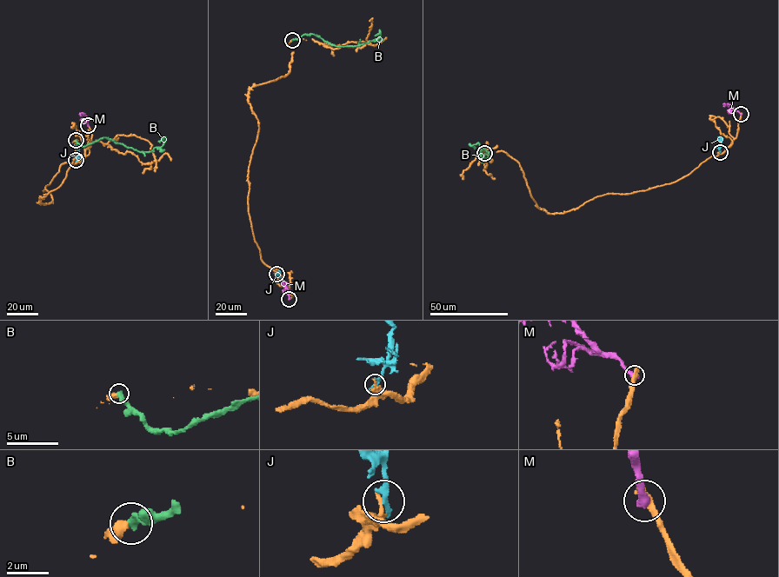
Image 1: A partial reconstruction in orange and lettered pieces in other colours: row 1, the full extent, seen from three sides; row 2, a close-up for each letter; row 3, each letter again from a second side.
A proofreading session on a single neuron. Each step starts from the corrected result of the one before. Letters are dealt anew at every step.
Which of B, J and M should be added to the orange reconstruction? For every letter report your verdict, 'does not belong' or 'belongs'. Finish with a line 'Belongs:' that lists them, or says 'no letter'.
B: does not belong
J: does not belong
M: does not belong
Belongs: no letter

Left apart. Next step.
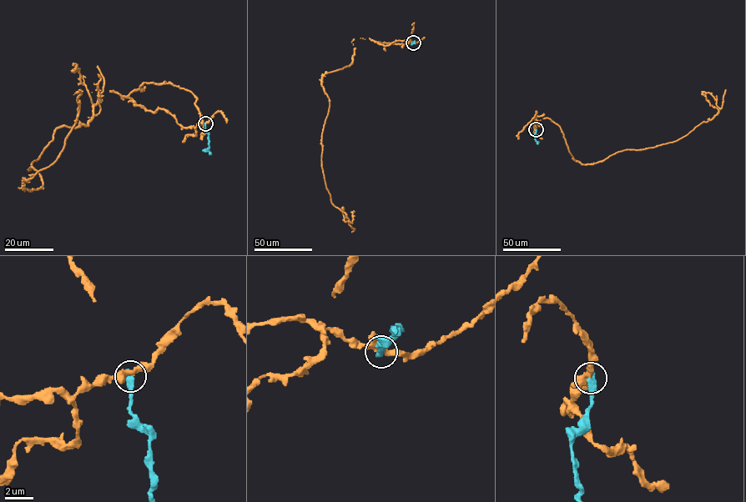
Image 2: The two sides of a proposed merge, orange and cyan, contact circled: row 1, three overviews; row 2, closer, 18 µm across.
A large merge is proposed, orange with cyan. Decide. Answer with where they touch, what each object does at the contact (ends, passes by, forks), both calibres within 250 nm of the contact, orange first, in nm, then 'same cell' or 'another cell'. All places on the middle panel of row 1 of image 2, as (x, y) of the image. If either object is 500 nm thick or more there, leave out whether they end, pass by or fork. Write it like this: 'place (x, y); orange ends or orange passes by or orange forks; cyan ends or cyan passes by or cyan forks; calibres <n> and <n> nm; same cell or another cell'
place (413, 42); orange forks; cyan ends; calibres 340 and 480 nm; another cell

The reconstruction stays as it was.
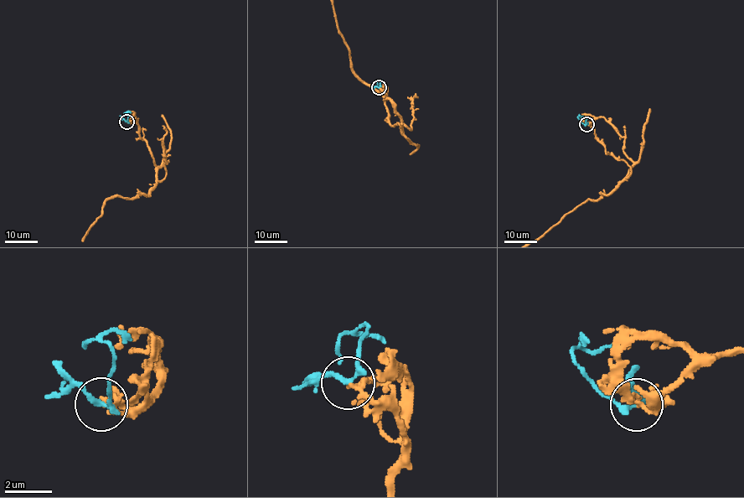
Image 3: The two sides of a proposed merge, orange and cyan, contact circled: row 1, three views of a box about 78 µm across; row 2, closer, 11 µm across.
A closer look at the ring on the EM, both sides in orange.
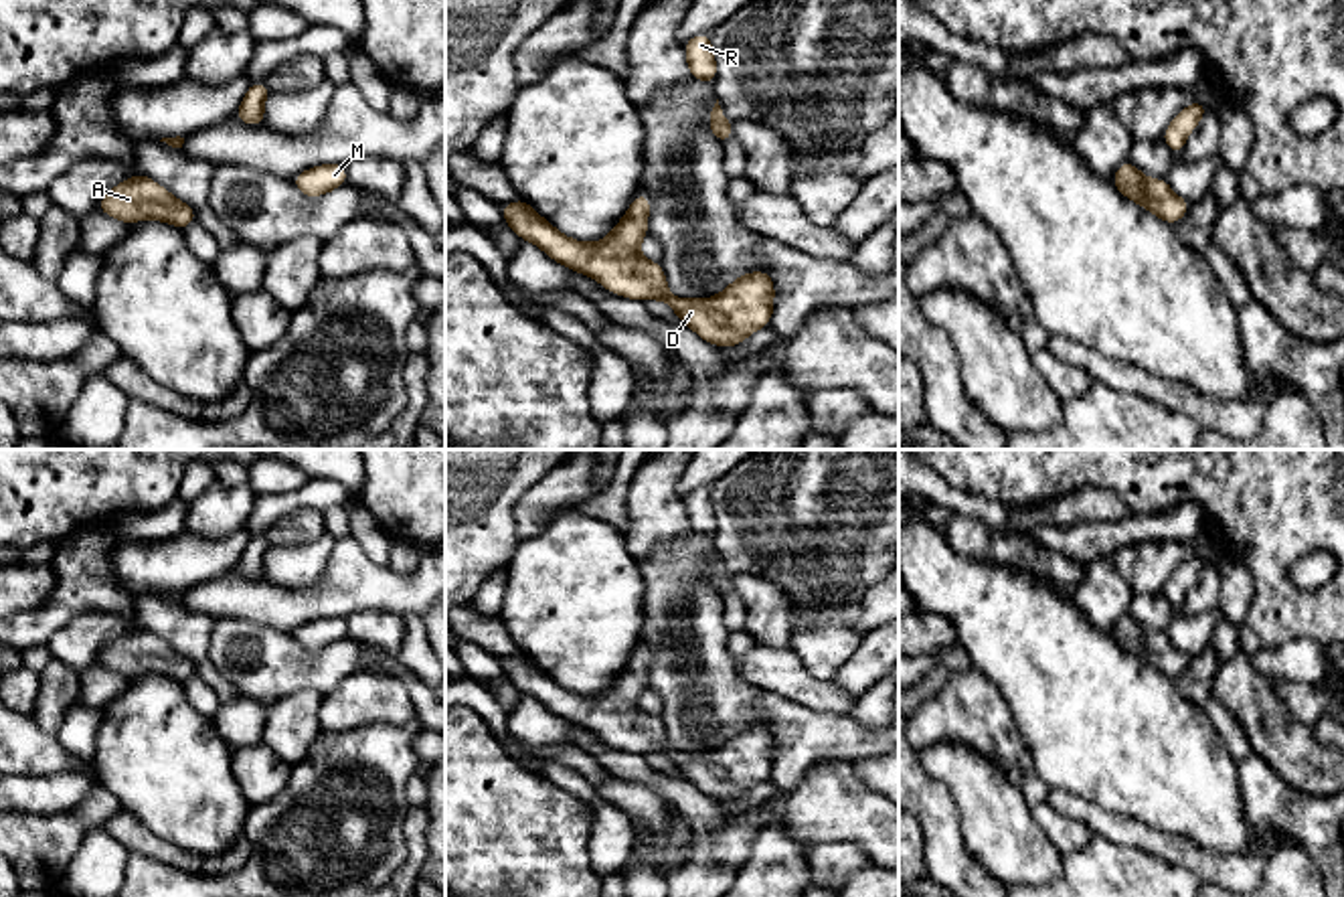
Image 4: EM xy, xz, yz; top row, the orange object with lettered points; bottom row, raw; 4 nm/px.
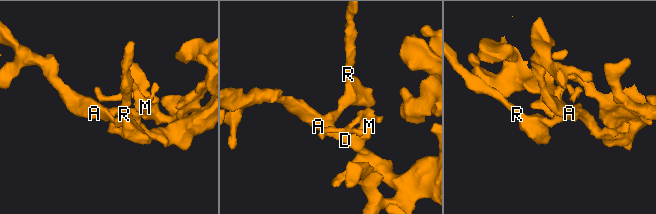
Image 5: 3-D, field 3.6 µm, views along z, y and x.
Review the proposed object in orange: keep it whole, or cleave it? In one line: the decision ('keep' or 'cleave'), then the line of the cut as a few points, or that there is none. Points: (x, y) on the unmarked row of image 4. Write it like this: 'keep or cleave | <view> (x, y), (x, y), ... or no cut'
keep | no cut

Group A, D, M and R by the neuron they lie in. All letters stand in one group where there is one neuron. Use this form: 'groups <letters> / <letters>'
groups A D M R

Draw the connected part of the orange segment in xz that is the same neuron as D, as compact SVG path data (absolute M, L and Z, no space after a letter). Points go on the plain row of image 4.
M646 646L632 654L625 670L599 697L565 690L522 652L502 658L500 666L518 692L532 695L551 713L597 733L617 749L640 755L662 753L712 800L739 800L751 786L771 778L775 739L767 725L735 731L715 751L688 753L668 747L662 719L638 707L648 688L650 650Z

